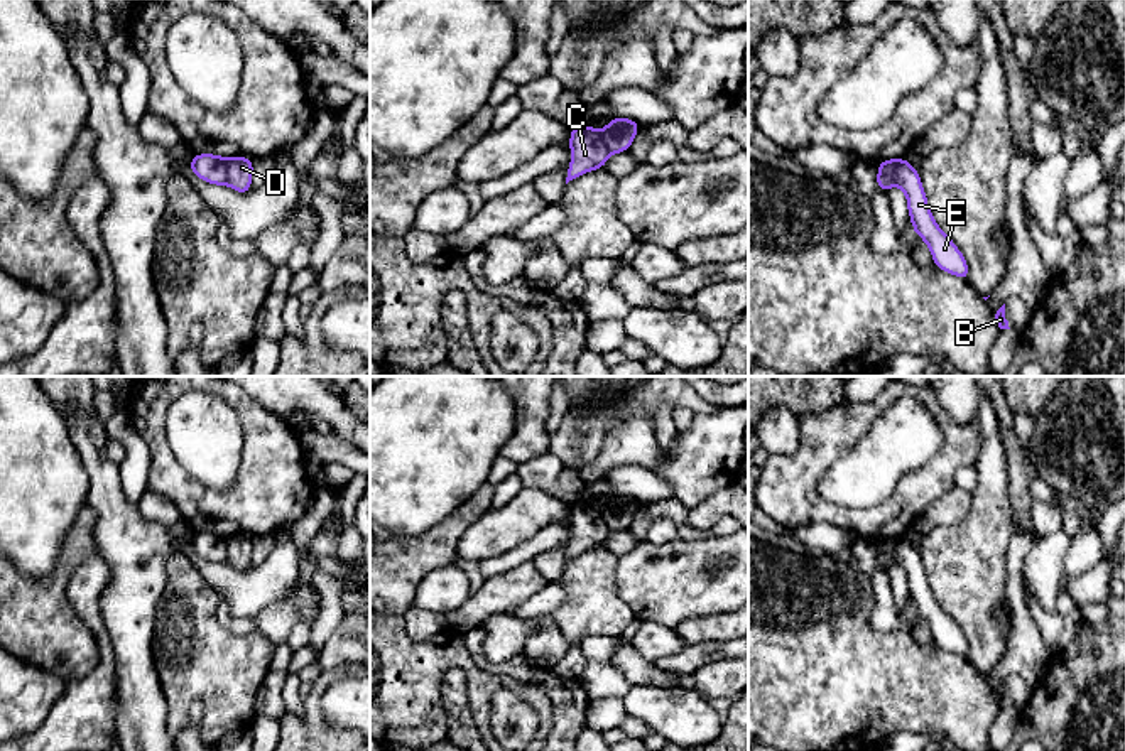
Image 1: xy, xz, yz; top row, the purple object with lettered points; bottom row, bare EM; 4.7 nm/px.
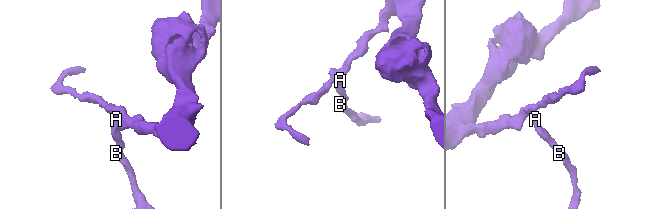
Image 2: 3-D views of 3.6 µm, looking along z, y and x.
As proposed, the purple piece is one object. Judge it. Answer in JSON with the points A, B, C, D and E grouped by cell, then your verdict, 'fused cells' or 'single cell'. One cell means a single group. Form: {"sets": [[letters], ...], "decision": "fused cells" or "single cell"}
{"sets": [["A", "B", "C", "E"], ["D"]], "decision": "fused cells"}

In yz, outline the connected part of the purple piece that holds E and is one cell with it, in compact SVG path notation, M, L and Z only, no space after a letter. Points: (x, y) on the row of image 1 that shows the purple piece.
M904 157L897 159L895 184L907 196L907 211L914 233L919 235L931 250L934 265L946 273L970 280L968 263L953 240L938 226L916 170Z

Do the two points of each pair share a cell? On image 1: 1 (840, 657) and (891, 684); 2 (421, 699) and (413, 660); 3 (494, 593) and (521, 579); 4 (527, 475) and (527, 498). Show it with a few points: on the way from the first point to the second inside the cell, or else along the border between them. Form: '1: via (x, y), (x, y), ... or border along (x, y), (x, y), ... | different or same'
1: via (852, 669), (867, 684), (879, 684) | same
2: via (413, 689), (413, 670) | same
3: via (500, 593), (514, 586) | same
4: border along (524, 485), (534, 485), (554, 497) | different

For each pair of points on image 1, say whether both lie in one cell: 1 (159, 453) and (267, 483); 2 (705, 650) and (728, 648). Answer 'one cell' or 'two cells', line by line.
1: one cell
2: one cell

